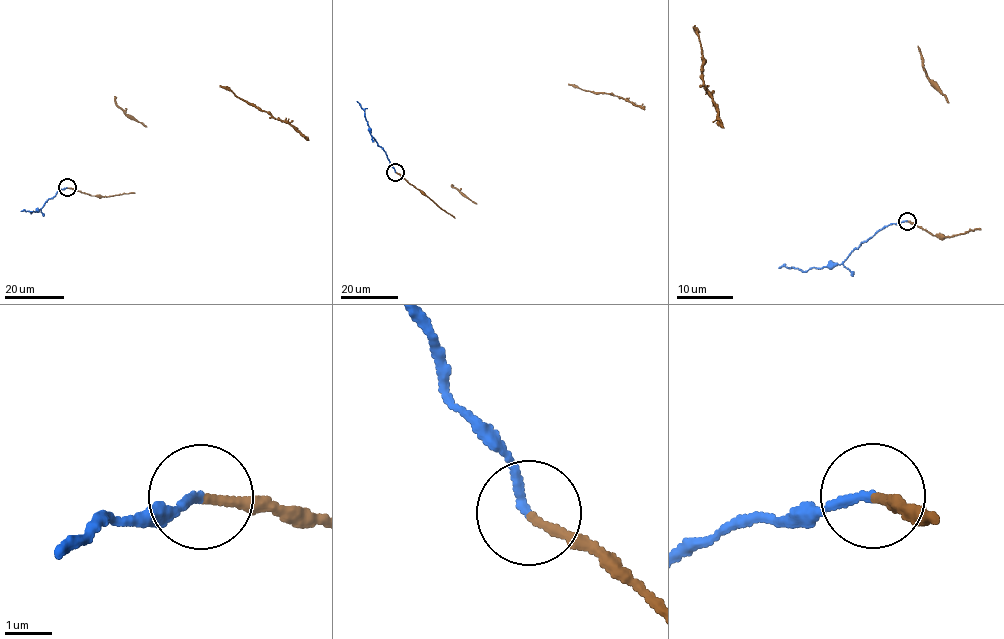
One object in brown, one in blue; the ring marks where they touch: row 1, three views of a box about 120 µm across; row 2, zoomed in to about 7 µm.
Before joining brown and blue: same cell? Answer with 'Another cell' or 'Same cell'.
Another cell

